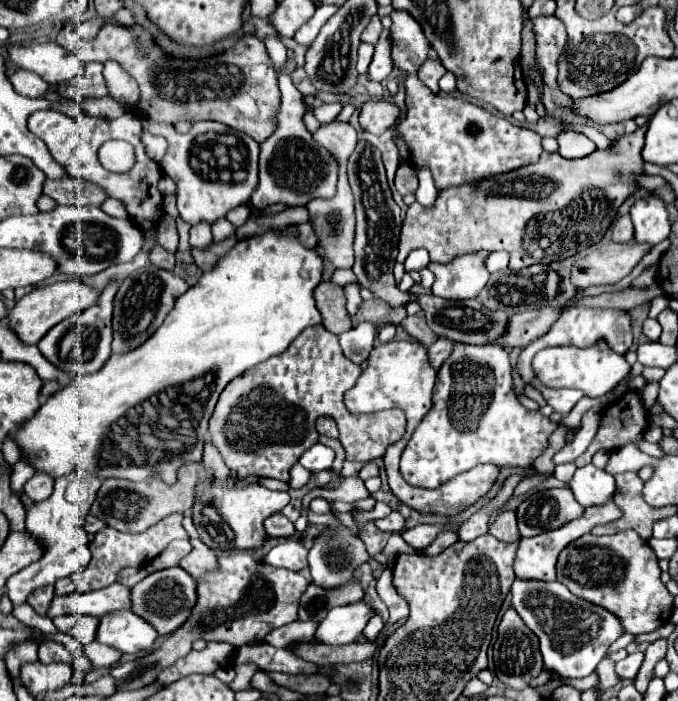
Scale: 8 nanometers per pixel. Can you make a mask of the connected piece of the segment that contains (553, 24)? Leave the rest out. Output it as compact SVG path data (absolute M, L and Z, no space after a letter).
M541 15L533 19L537 35L537 63L547 87L557 89L557 59L567 43L567 33L563 21L555 15Z

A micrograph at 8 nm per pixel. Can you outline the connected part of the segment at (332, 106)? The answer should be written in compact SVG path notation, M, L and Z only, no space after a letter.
M325 103L325 105L305 105L305 111L313 111L313 115L321 121L321 123L331 123L337 113L341 111L341 103Z

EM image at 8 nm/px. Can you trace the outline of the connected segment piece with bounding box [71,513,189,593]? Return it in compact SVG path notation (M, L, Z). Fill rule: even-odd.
M173 513L173 515L165 517L161 523L153 525L147 531L137 533L137 535L121 533L121 531L117 531L113 527L105 527L103 531L95 533L93 541L89 543L89 549L93 553L89 567L83 569L81 573L73 573L71 575L75 591L77 593L89 593L89 591L113 585L117 581L121 569L125 569L125 567L141 569L143 565L147 565L149 561L153 561L171 541L175 541L175 539L189 539L189 533L183 529L181 521L183 521L183 515L181 513Z

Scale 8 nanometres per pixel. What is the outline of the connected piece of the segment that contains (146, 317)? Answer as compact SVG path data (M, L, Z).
M147 265L143 269L133 271L119 287L115 295L115 311L113 311L113 353L125 353L135 349L143 341L147 341L163 323L165 315L173 309L175 299L181 297L189 285L173 275L171 271L157 269L155 265Z

